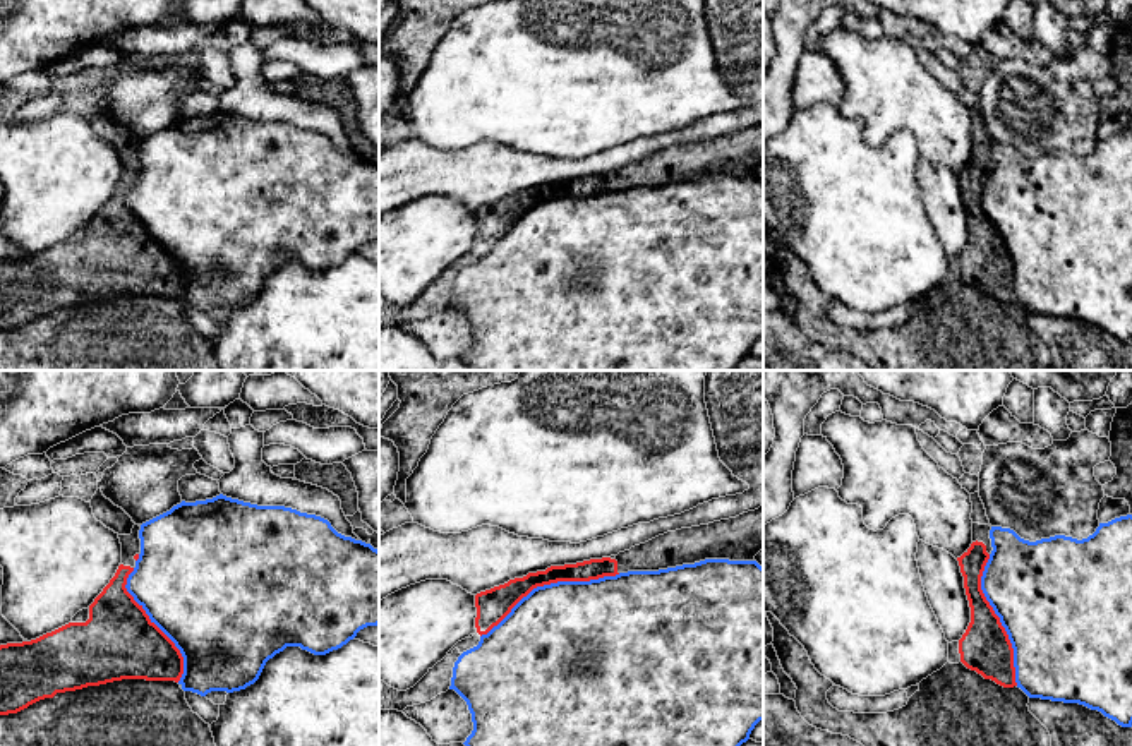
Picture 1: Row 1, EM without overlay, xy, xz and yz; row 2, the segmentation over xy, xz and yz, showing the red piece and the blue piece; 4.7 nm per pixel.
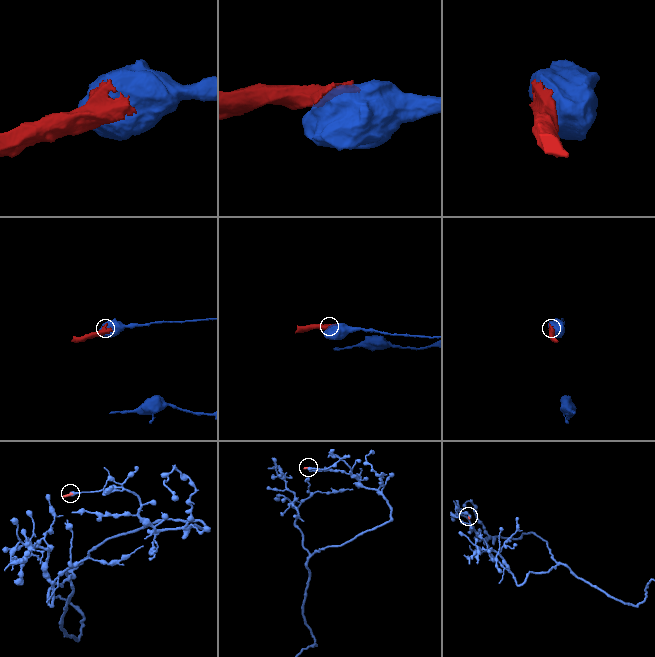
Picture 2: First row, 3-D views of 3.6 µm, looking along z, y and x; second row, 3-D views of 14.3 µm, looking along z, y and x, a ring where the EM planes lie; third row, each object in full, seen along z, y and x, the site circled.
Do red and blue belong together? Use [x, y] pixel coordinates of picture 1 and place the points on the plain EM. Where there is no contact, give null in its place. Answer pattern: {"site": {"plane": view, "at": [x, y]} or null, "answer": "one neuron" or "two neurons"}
{"site": {"plane": "xz", "at": [549, 199]}, "answer": "two neurons"}

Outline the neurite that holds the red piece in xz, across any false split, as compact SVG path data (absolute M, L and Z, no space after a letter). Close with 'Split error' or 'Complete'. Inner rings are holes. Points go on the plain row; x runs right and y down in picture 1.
M763 122L736 134L667 147L614 175L551 182L475 211L475 244L487 250L533 204L557 197L590 197L628 187L659 187L705 175L755 177L763 165Z. Split error

